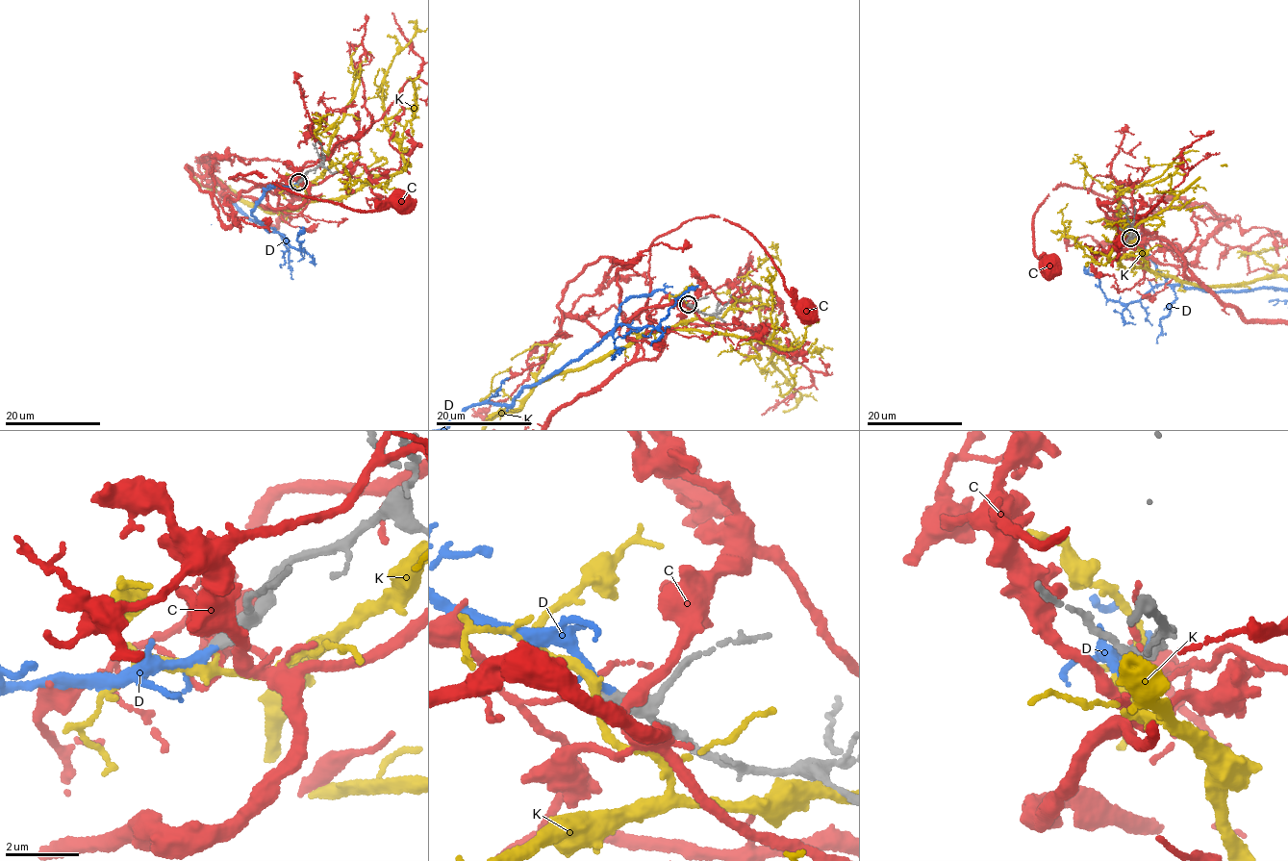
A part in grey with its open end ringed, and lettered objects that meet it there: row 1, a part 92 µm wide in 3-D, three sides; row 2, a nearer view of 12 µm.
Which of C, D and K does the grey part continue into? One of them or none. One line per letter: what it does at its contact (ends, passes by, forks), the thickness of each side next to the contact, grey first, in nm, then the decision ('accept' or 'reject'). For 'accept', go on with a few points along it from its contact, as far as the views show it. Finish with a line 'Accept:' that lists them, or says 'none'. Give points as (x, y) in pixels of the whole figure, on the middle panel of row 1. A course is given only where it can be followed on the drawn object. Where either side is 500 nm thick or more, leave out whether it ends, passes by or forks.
C: it passes by | 420/100 nm | reject
D: it forks | 480/140 nm | accept
K: it forks | 420/140 nm | reject
Accept: D

